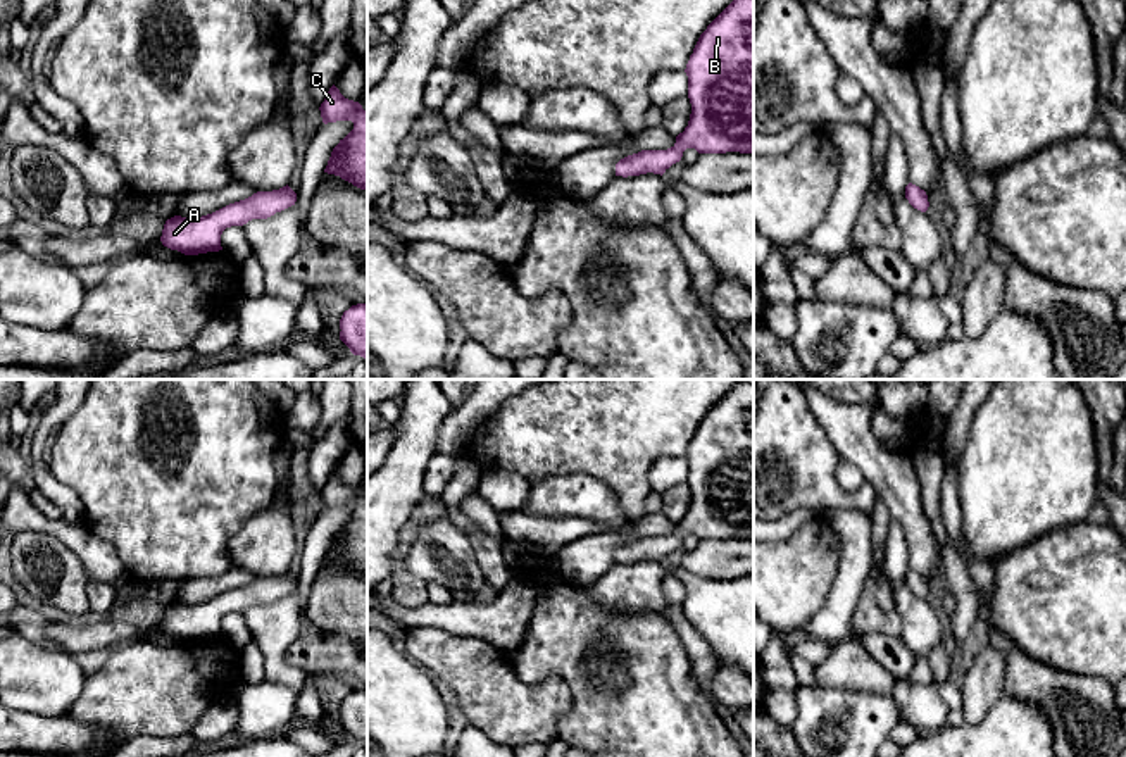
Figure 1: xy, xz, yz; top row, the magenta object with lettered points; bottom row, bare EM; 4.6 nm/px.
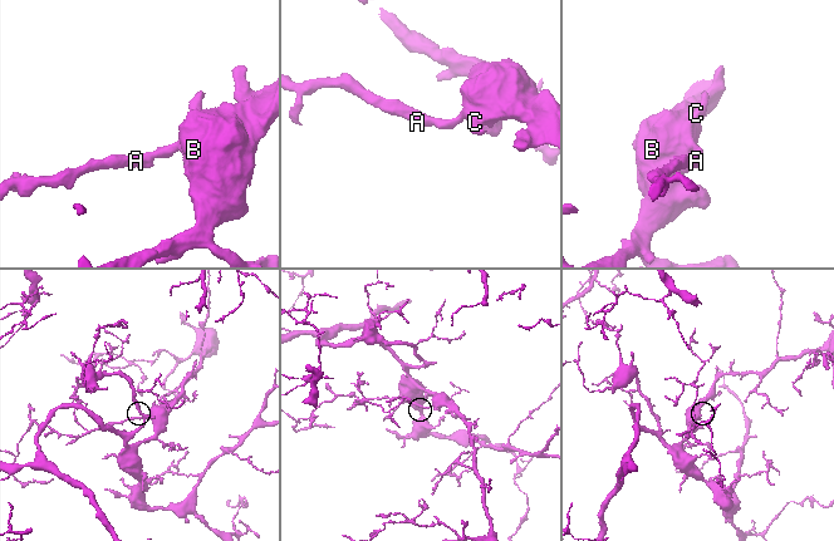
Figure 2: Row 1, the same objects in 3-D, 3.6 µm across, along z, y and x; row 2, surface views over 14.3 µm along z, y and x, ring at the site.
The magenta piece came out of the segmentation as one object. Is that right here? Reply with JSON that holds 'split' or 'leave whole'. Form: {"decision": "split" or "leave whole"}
{"decision": "leave whole"}

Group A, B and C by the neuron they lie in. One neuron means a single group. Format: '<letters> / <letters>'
A B C

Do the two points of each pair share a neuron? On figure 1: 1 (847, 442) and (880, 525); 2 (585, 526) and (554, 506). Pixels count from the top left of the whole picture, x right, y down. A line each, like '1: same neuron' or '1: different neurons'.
1: different neurons
2: different neurons

